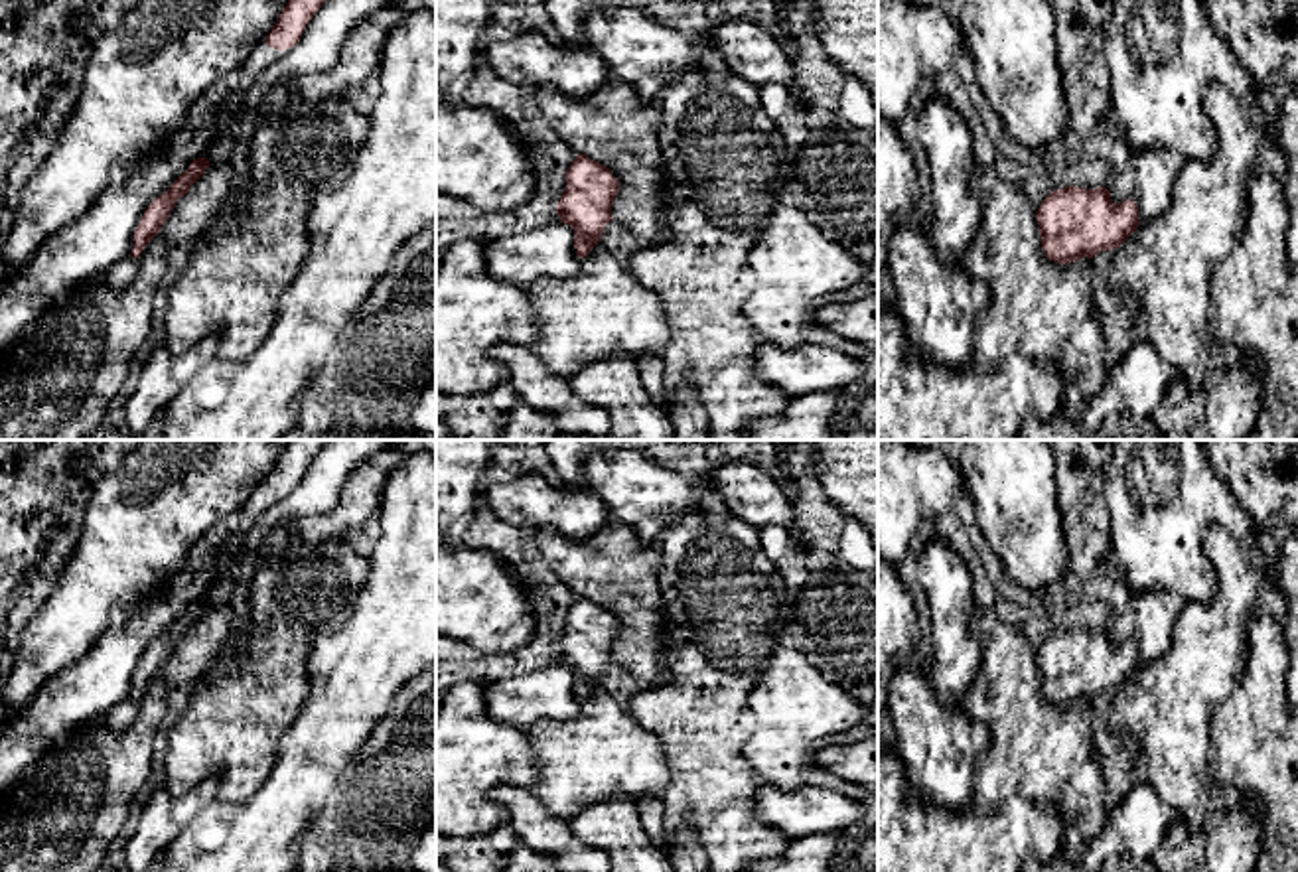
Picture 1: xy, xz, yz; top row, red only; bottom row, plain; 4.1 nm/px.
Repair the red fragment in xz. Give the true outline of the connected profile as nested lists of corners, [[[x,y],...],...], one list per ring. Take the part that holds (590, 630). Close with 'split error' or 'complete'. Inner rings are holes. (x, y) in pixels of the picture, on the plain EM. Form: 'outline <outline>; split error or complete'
outline [[[578,596],[566,612],[566,629],[556,645],[562,665],[574,671],[574,690],[580,700],[600,685],[612,659],[619,623],[604,606]]]; complete

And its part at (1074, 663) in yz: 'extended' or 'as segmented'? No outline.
as segmented

